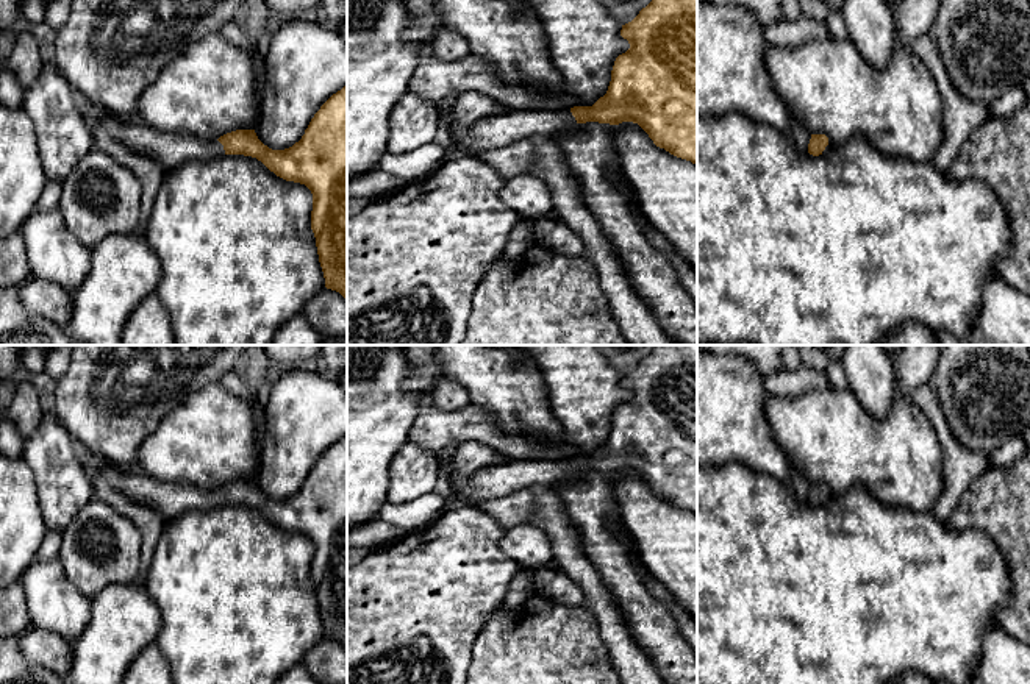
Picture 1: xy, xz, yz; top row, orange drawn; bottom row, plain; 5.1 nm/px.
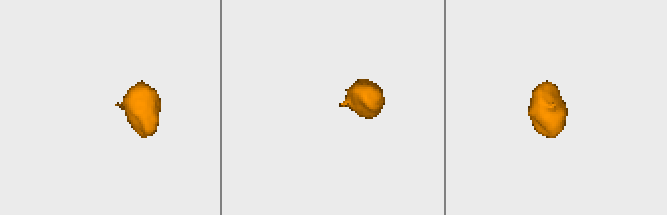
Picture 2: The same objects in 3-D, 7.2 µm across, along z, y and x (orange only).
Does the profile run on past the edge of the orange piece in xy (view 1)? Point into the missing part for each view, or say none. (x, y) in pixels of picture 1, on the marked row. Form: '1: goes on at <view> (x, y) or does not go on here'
1: goes on at xy (169, 149)

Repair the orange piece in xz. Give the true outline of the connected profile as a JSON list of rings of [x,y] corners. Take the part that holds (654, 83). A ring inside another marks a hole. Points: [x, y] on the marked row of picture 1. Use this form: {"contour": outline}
{"contour": [[[652,0],[628,23],[622,25],[621,36],[630,48],[619,55],[611,70],[608,91],[592,106],[574,106],[570,109],[511,109],[506,114],[485,117],[463,125],[461,137],[453,133],[452,144],[445,148],[449,159],[503,148],[522,139],[539,139],[567,130],[575,123],[599,122],[619,125],[638,123],[660,148],[671,155],[697,164],[697,0]]]}

